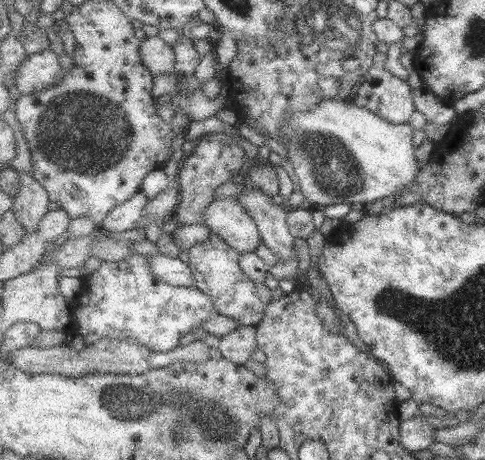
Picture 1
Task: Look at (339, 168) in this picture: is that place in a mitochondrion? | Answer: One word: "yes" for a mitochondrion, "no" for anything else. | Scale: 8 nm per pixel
yes

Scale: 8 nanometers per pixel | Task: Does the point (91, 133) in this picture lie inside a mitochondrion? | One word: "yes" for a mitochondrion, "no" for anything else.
yes

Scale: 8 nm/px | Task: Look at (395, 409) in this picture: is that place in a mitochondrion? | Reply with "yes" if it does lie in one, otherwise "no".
no

